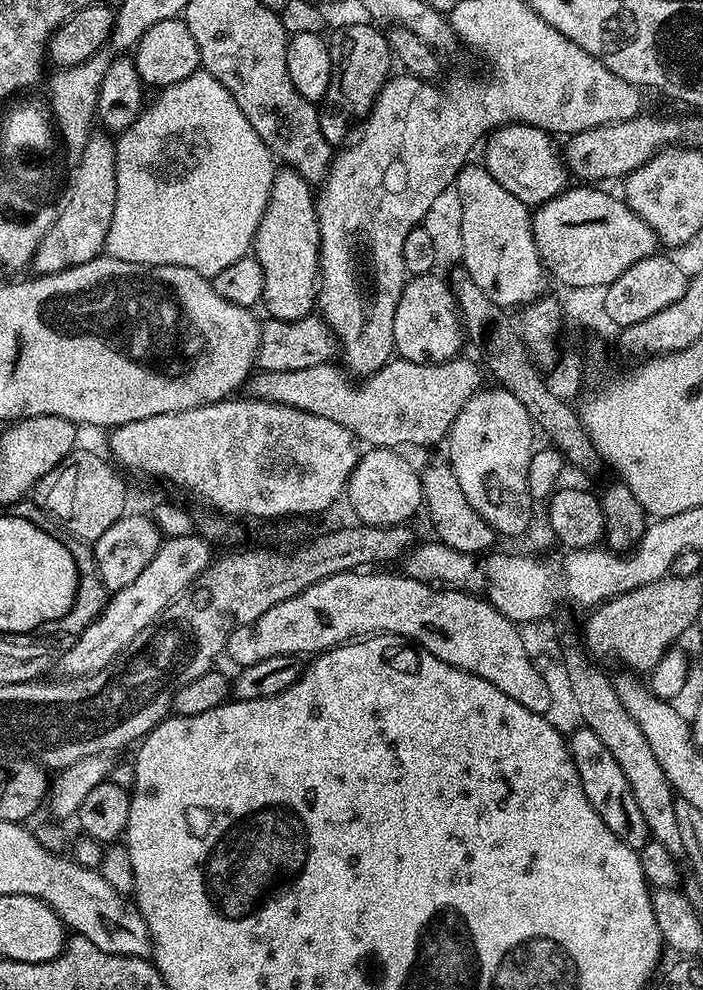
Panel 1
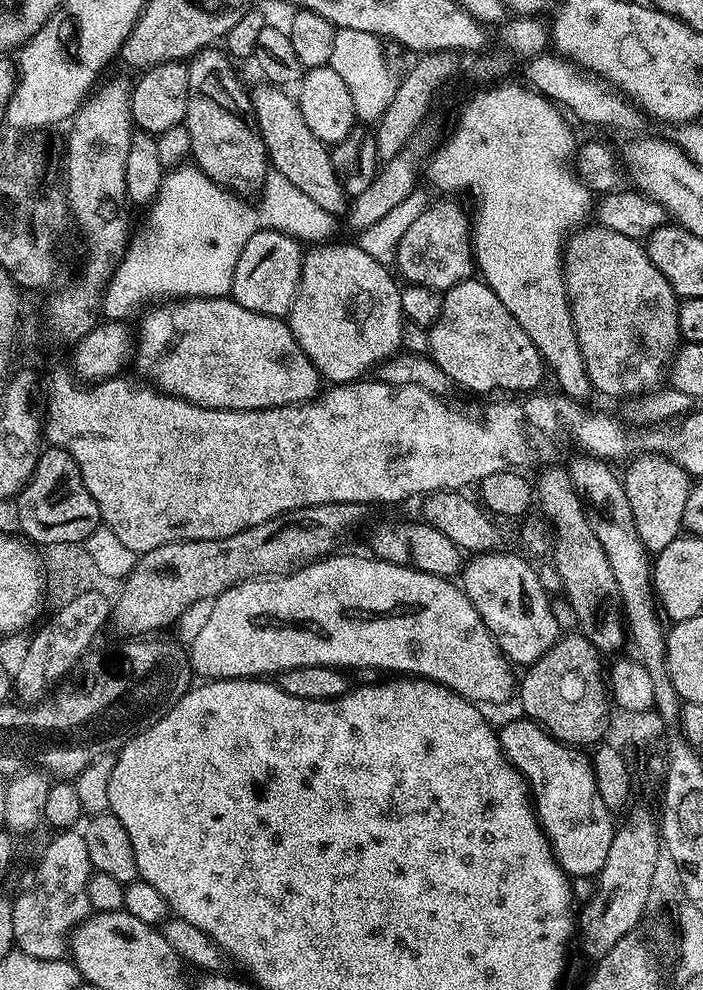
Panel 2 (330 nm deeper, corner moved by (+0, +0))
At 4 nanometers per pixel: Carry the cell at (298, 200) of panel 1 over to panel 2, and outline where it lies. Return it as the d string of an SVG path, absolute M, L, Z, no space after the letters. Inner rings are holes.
M320 242L309 247L312 248L309 252L307 249L303 253L300 261L300 285L286 317L288 329L294 334L298 346L302 346L306 358L310 358L321 377L332 386L351 384L361 379L367 373L364 372L367 368L369 371L381 360L397 355L402 348L400 339L405 322L400 301L401 285L396 284L397 277L390 271L389 265L370 258L370 254L366 254L359 243L336 243Z

